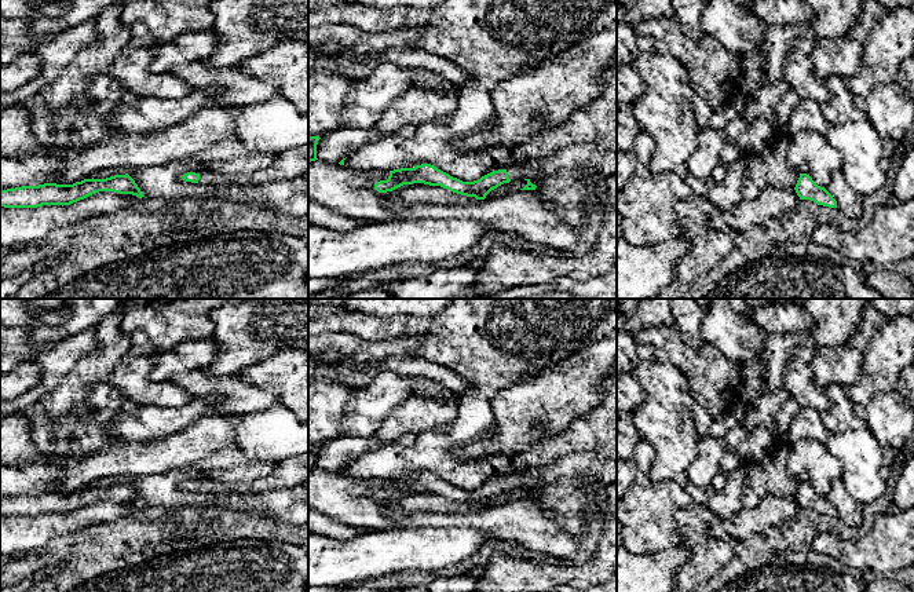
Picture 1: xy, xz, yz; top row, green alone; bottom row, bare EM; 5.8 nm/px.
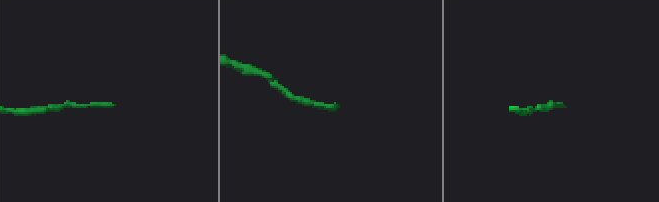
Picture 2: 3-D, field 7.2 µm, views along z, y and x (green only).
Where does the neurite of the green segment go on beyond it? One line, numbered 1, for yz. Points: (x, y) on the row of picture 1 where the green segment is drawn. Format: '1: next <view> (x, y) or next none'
1: next none

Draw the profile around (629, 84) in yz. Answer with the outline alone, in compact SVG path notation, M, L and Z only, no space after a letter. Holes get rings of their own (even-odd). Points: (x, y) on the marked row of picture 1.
M624 63L617 70L617 110L621 105L632 105L647 92L647 83L640 77L635 65Z

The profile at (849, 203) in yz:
M841 171L831 173L831 180L826 190L837 201L837 208L848 219L860 219L863 215L863 197L853 191L845 182Z

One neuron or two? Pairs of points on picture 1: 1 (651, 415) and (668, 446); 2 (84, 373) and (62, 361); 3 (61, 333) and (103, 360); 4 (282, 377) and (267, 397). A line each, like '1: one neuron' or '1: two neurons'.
1: one neuron
2: two neurons
3: two neurons
4: two neurons

